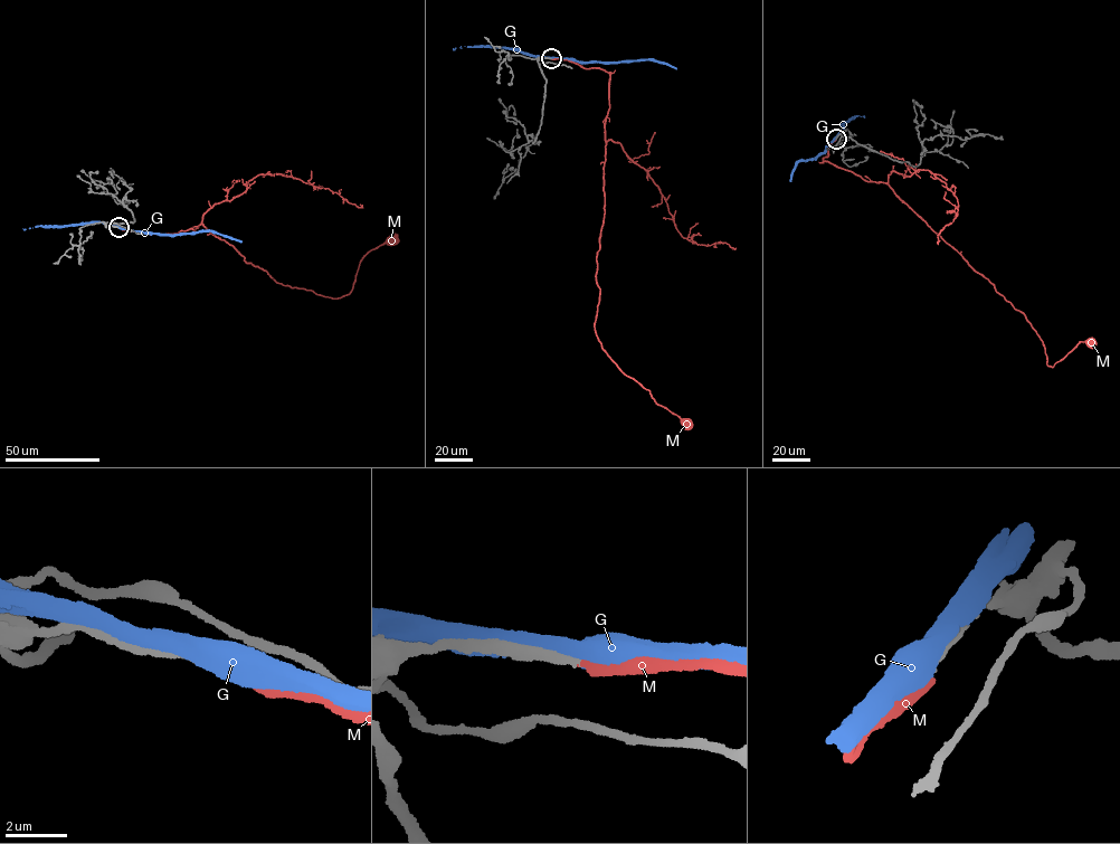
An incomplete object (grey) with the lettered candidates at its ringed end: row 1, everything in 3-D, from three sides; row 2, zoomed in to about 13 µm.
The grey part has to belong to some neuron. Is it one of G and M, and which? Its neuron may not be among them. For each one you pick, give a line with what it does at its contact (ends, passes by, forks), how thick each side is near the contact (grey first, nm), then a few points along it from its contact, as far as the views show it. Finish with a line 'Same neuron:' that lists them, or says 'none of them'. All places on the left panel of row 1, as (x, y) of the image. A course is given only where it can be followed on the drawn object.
M: it ends | 280/240 nm | via (119, 227), (168, 234), (195, 230), (200, 224), (277, 282), (335, 297), (352, 288), (361, 259), (391, 240)
Same neuron: M

